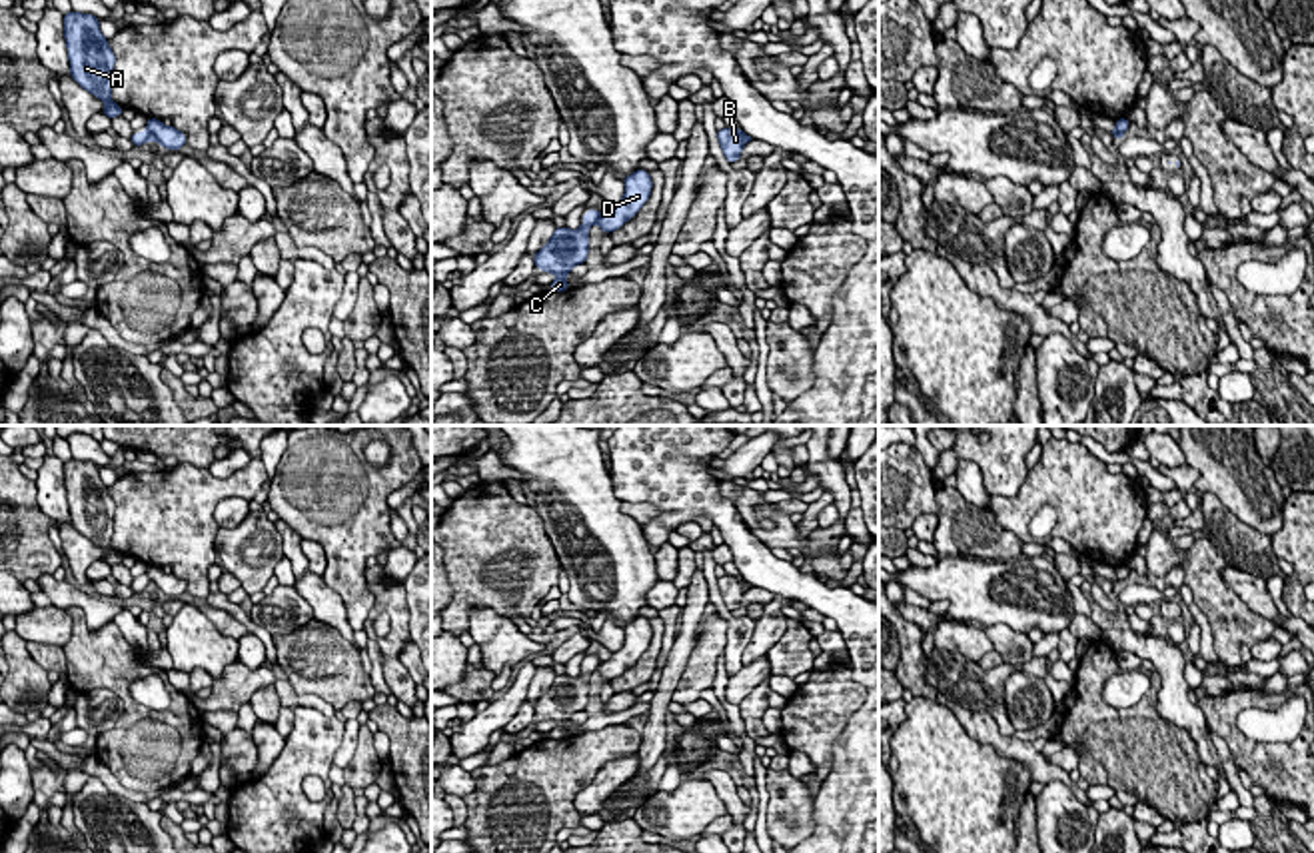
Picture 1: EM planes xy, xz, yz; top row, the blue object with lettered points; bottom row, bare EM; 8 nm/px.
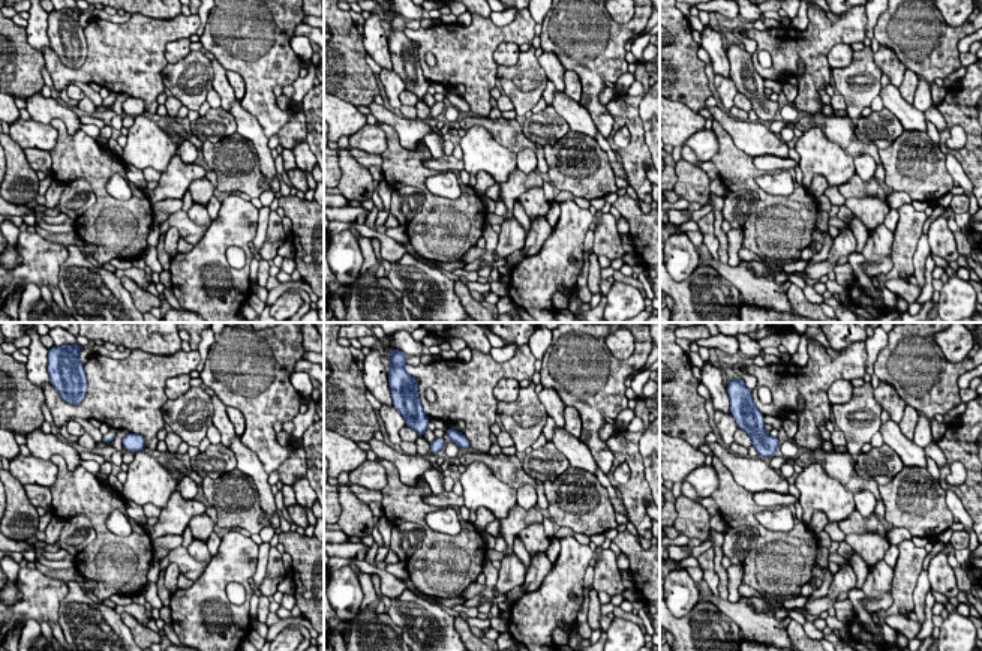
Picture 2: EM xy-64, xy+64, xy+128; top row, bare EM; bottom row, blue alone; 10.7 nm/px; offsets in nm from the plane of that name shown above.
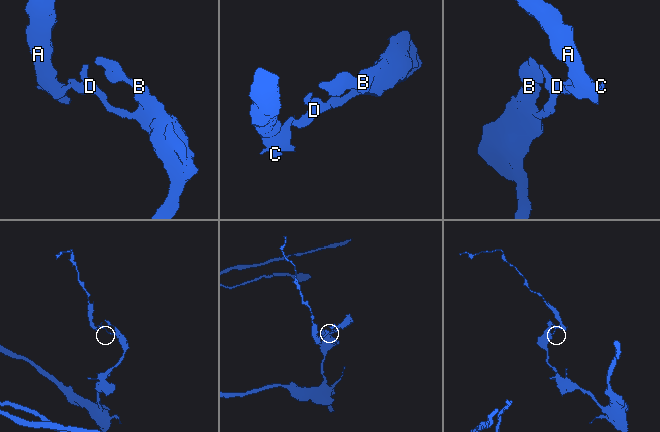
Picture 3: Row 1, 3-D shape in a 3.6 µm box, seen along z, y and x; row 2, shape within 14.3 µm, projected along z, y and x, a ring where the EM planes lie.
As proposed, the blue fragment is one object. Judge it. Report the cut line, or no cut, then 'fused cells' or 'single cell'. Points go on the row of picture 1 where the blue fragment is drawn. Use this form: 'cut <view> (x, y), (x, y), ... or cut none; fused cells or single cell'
cut xz (600, 216), (596, 222); fused cells

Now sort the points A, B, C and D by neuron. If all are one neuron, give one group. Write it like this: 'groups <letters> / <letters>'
groups A C / B D

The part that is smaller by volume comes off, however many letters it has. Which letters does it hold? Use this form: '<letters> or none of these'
A, C

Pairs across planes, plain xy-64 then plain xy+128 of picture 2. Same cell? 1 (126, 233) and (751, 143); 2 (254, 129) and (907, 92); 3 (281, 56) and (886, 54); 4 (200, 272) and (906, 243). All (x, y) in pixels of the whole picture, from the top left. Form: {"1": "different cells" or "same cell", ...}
{"1": "different cells", "2": "different cells", "3": "different cells", "4": "same cell"}

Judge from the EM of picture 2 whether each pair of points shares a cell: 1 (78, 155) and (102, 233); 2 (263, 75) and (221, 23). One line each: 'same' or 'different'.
1: same
2: same

